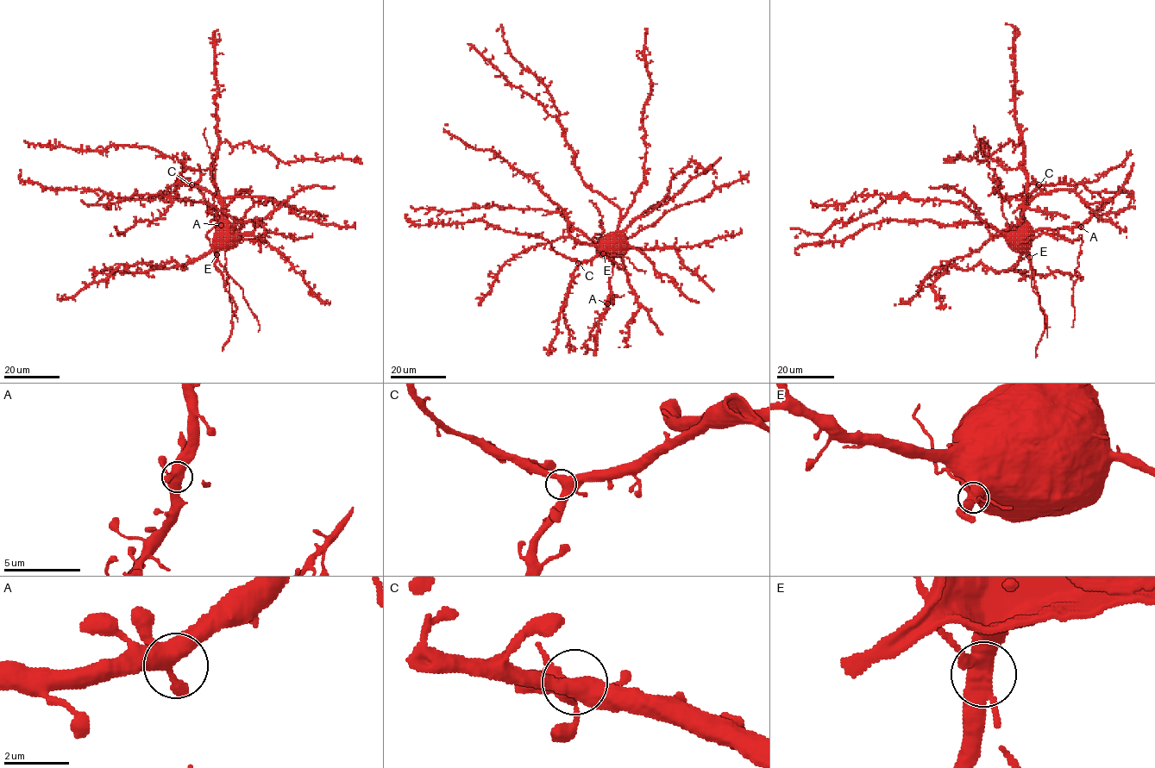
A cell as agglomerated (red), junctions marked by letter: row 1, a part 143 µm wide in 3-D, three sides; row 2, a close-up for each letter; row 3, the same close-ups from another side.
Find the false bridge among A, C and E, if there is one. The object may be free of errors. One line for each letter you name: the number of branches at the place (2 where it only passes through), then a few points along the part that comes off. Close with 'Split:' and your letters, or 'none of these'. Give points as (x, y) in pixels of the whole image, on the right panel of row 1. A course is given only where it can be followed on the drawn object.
Split: none of these

